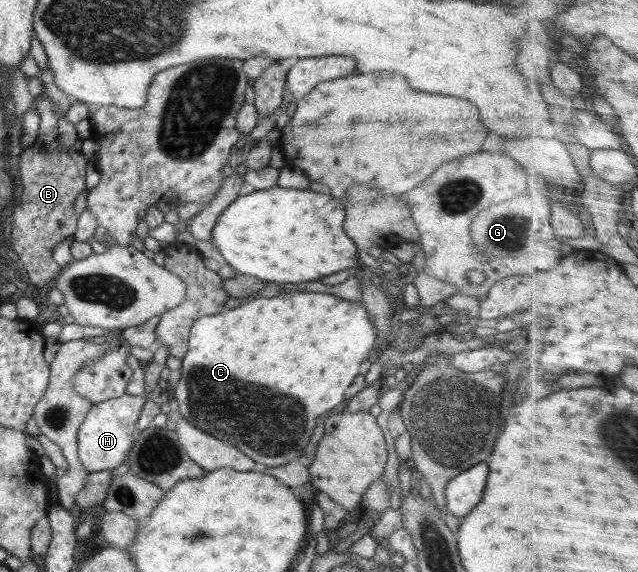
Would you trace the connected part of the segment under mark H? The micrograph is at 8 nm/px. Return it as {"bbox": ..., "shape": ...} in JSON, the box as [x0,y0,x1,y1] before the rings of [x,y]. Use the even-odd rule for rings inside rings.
{"bbox":[77,394,146,472],"shape":[[[124,394],[100,403],[92,404],[77,435],[78,455],[86,472],[113,470],[127,461],[133,445],[140,412],[146,402],[145,395]]]}

